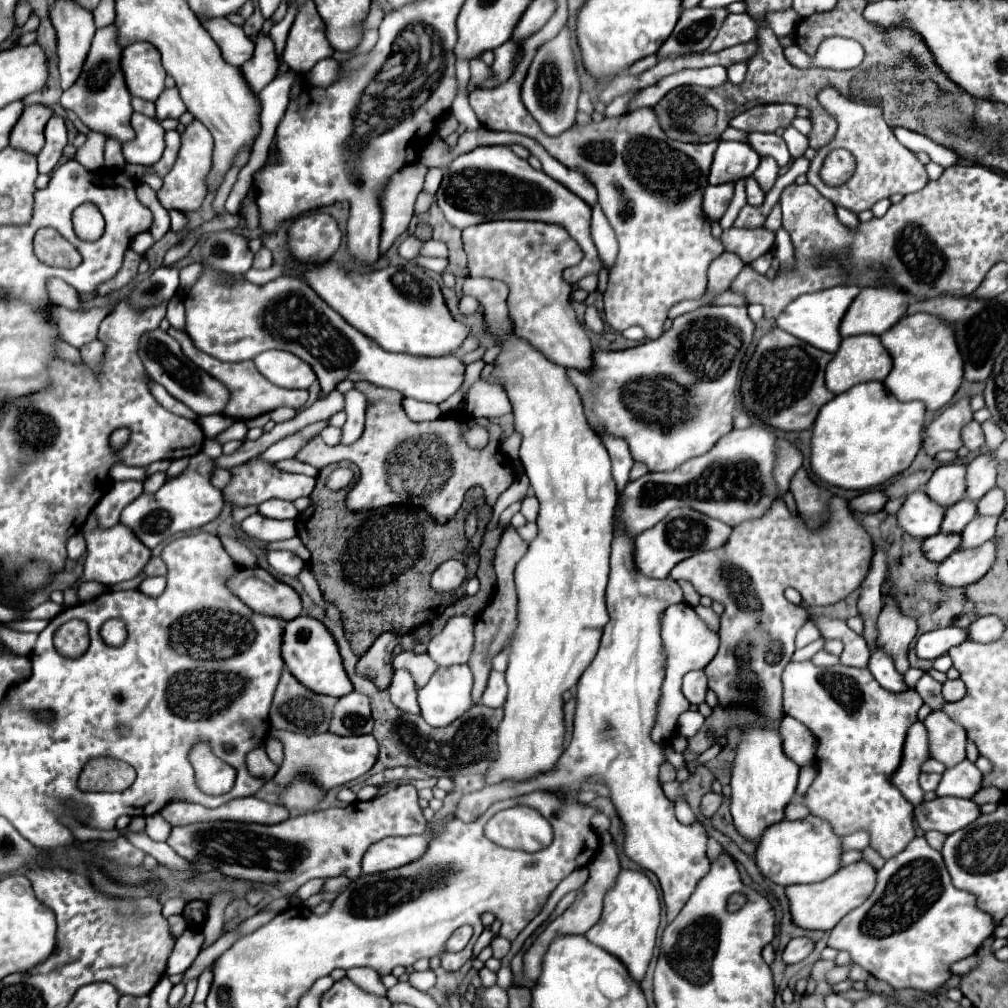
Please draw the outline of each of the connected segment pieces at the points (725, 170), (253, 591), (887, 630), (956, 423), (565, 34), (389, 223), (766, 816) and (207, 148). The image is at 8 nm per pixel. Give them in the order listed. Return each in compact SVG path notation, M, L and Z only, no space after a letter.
M720 142L714 154L708 182L724 184L748 178L754 174L758 164L760 164L758 154L754 154L754 150L746 146L746 142Z
M262 568L240 570L228 580L228 586L254 612L278 616L286 622L298 618L304 612L298 592L292 586L278 582Z
M894 596L886 598L886 604L882 608L882 614L878 618L878 628L880 628L880 648L886 650L890 656L894 656L896 662L896 670L900 674L906 674L906 670L910 668L906 652L908 646L912 642L912 638L916 636L916 622L910 616L904 616L894 600Z
M968 398L946 408L938 418L926 424L924 430L926 452L930 456L936 456L940 450L958 450L962 446L960 430L970 420L972 420L972 410Z
M564 26L558 32L558 36L554 36L552 40L548 40L538 48L538 54L534 56L526 80L522 84L522 102L528 108L528 112L536 118L536 122L542 126L542 130L550 136L556 136L566 132L576 122L578 94L580 94L580 80L572 52L570 30Z
M410 164L402 168L398 174L394 174L386 192L382 194L384 226L380 238L380 252L386 252L392 246L392 242L406 230L414 214L416 196L424 186L426 170L428 168L424 164Z
M762 726L744 728L734 758L734 770L730 782L732 786L730 808L734 816L734 826L746 840L758 842L766 826L784 820L784 810L796 792L798 772L800 768L782 750L782 738L778 730Z
M194 120L186 130L182 132L182 146L176 158L176 164L172 170L164 176L164 184L157 192L160 203L167 210L178 210L180 212L197 211L206 198L206 174L212 166L212 134L206 130L206 126L198 120Z

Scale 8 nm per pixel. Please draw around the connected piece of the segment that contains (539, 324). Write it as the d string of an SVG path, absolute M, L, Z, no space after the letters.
M498 220L468 226L462 230L462 242L472 278L482 276L508 284L508 308L516 334L538 346L552 362L588 372L592 368L592 342L570 304L572 286L562 278L566 266L580 262L582 250L578 250L578 244L566 230L544 222Z

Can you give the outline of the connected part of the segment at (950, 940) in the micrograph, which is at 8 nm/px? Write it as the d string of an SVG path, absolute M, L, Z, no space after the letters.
M914 838L900 854L886 860L878 870L878 884L872 896L852 910L828 938L828 946L850 952L852 960L872 976L892 984L894 988L916 988L924 992L940 990L950 978L950 966L974 954L980 944L994 932L990 914L976 906L976 896L952 886L950 874L944 866L942 854L928 846L924 838Z

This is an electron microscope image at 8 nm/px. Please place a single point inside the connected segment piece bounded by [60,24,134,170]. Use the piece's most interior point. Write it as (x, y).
(100, 98)

